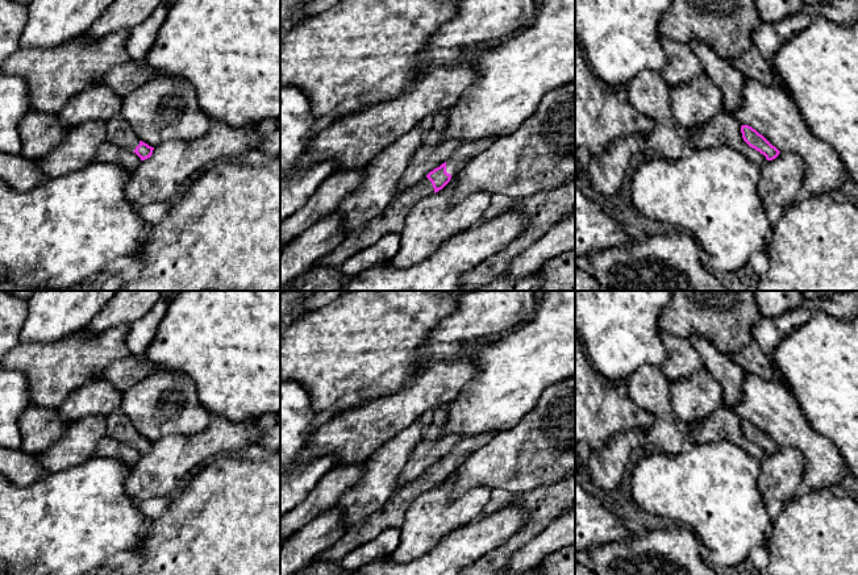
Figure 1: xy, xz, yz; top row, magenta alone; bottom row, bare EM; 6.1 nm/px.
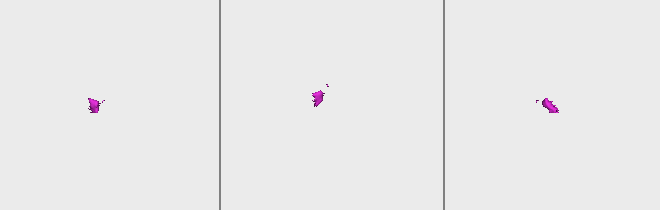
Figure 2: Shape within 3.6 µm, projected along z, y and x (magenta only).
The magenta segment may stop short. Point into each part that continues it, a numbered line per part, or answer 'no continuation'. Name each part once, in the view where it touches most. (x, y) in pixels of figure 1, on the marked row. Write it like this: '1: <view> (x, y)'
1: xz (466, 151)
2: xz (392, 219)

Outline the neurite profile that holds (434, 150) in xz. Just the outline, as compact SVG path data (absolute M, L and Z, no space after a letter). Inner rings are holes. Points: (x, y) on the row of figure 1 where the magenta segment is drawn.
M450 105L443 107L434 114L433 126L404 171L392 201L404 191L421 182L430 171L445 163L459 147L461 142L458 139L443 138L449 111Z

